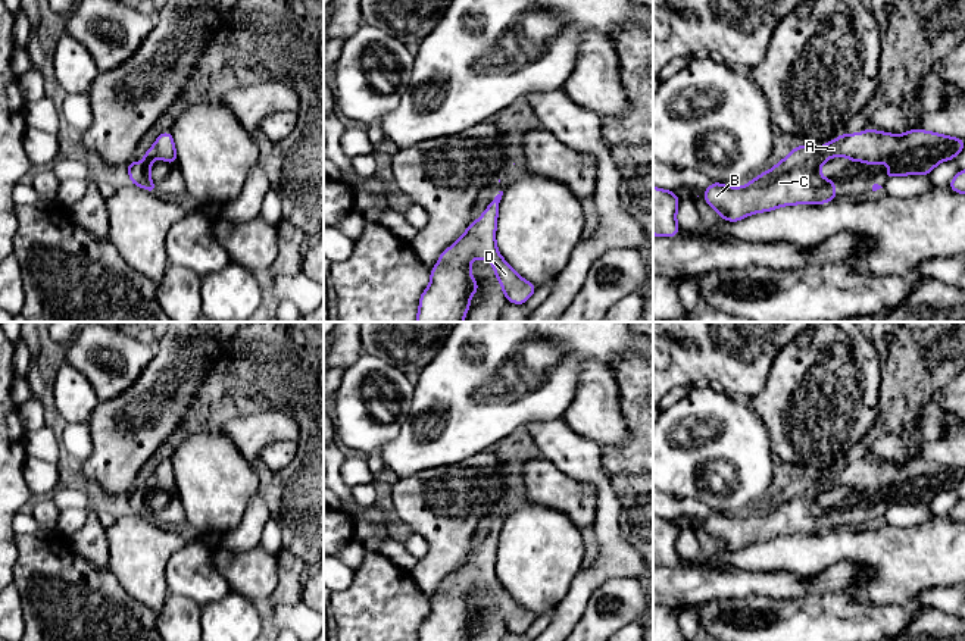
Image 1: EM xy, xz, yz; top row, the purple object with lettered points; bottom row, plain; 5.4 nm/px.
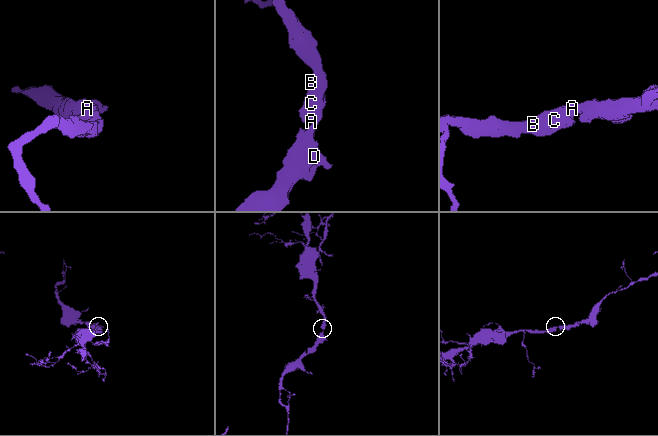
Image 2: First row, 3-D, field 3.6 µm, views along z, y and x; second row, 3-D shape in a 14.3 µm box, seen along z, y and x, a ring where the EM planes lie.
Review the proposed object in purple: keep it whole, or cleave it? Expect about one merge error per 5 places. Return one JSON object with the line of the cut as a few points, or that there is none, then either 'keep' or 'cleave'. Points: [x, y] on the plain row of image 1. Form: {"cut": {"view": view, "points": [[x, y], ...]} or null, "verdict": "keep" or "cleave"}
{"cut": null, "verdict": "keep"}

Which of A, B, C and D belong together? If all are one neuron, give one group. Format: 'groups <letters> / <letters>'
groups A B C D

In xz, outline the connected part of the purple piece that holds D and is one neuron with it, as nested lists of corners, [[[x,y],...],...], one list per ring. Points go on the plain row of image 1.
[[[503,520],[490,531],[478,550],[472,550],[459,569],[444,579],[430,600],[431,612],[419,626],[418,641],[468,641],[471,625],[478,622],[471,604],[472,588],[487,588],[509,632],[524,634],[537,615],[519,606],[500,585],[496,573],[499,532]]]

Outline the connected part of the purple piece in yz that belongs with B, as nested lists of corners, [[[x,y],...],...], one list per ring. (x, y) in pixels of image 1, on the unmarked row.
[[[914,457],[902,465],[884,460],[865,459],[856,463],[841,463],[834,470],[809,478],[803,473],[793,478],[771,500],[763,500],[743,516],[728,516],[712,512],[705,523],[705,531],[712,535],[718,545],[737,551],[746,545],[771,541],[783,535],[794,534],[824,534],[836,528],[834,509],[821,504],[821,495],[831,487],[844,485],[850,491],[863,491],[871,495],[886,491],[889,500],[884,506],[928,504],[939,493],[955,488],[964,479],[965,470],[958,466],[947,466],[939,462]]]

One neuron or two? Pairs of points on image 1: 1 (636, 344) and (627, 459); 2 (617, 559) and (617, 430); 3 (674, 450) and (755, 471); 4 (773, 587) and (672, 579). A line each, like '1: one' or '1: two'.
1: two
2: two
3: one
4: one

